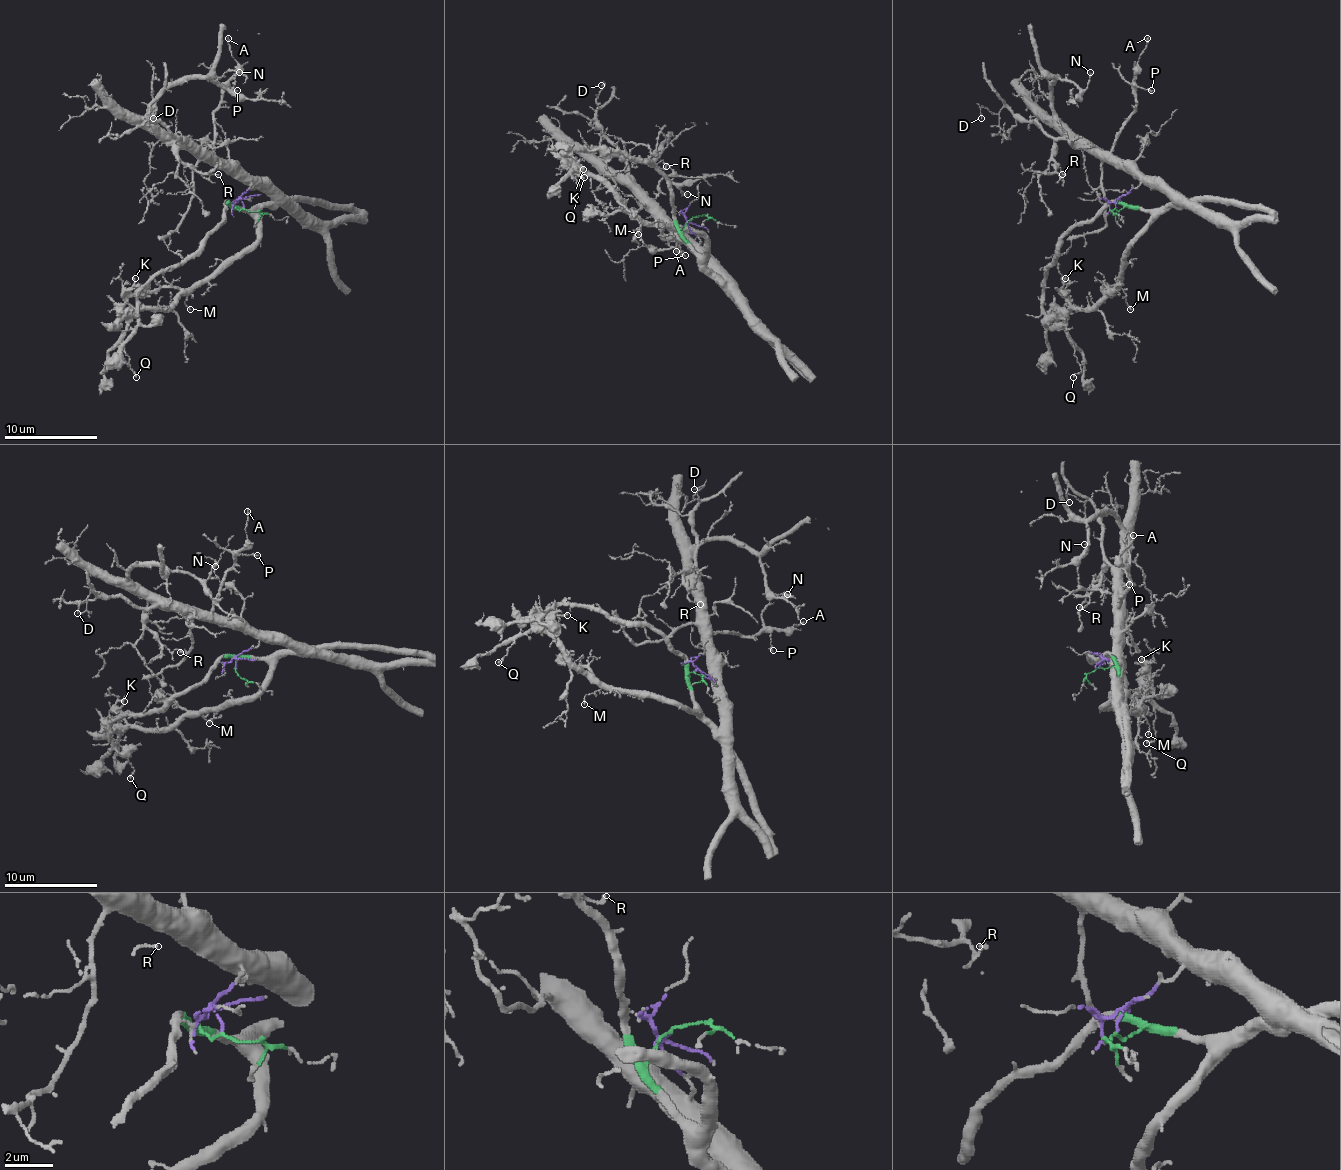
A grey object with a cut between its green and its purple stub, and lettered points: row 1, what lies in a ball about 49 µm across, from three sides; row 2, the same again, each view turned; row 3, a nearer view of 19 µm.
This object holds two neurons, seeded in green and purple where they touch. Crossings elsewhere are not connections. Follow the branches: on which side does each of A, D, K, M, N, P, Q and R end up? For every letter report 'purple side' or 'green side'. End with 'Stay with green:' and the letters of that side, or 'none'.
A: purple side
D: purple side
K: green side
M: green side
N: purple side
P: purple side
Q: green side
R: purple side
Stay with green: K, M, Q

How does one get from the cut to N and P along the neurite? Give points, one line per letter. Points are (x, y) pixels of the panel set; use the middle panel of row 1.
N: (690, 219), (697, 244), (681, 240), (602, 165), (602, 158), (651, 160), (688, 193)
P: (690, 219), (688, 226), (700, 240), (697, 244), (662, 216), (662, 235), (667, 240), (674, 240), (686, 256)

